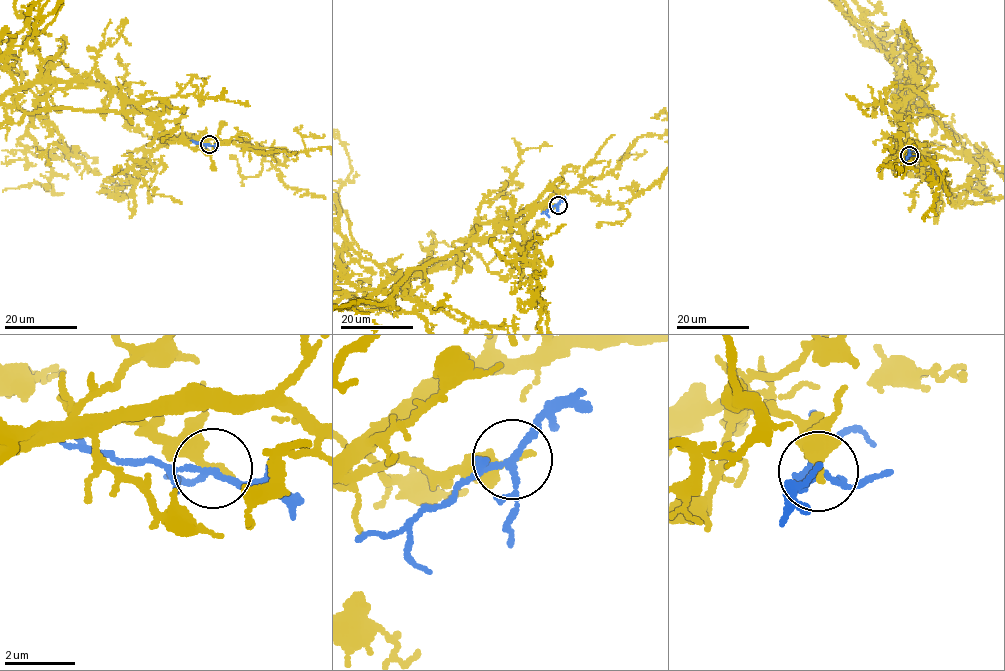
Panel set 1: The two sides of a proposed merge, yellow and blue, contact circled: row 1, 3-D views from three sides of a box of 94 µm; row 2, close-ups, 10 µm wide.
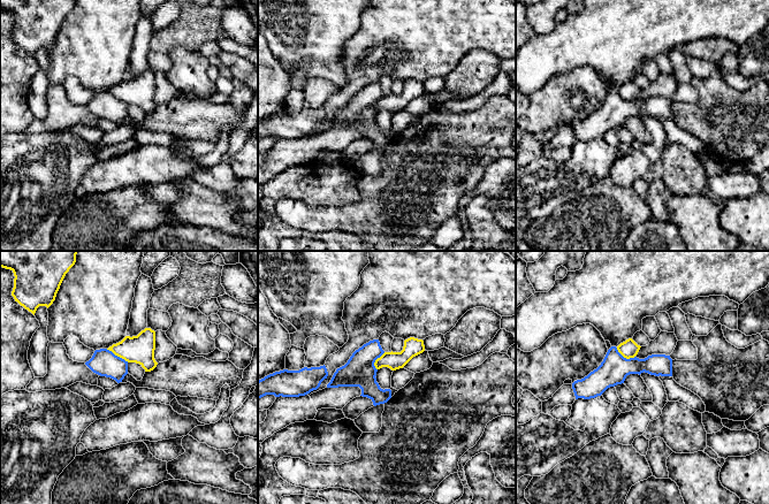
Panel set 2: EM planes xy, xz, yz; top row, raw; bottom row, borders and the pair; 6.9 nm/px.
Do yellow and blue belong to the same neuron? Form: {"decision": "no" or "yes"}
{"decision": "no"}

